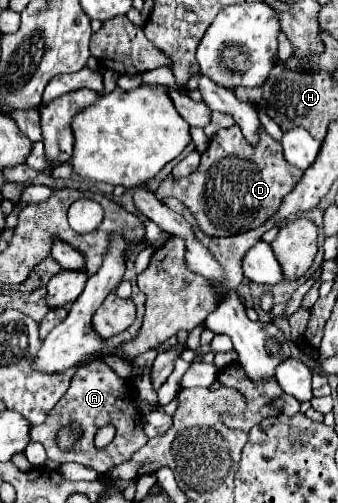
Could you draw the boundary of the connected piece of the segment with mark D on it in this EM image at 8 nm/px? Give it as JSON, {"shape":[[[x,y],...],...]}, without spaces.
{"shape":[[[237,124],[219,130],[211,142],[195,174],[179,180],[167,178],[155,192],[159,200],[167,196],[181,200],[193,212],[199,228],[209,236],[233,236],[261,226],[279,210],[283,198],[303,176],[303,170],[285,162],[281,144],[265,130],[261,130],[261,142],[257,146],[245,142]]]}

